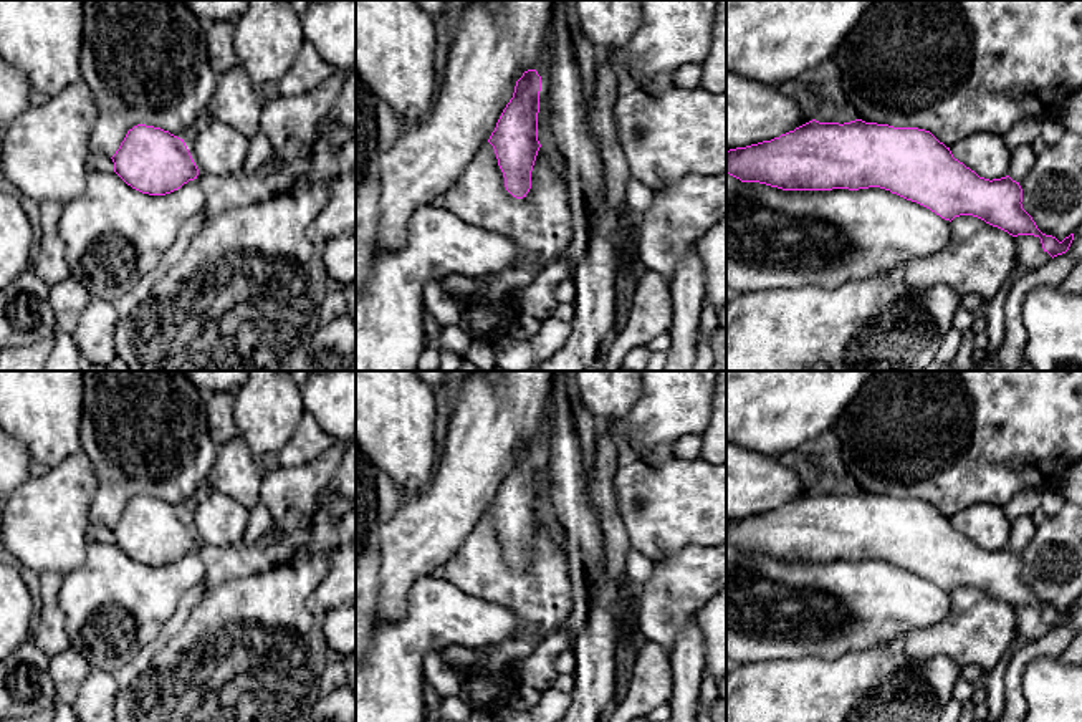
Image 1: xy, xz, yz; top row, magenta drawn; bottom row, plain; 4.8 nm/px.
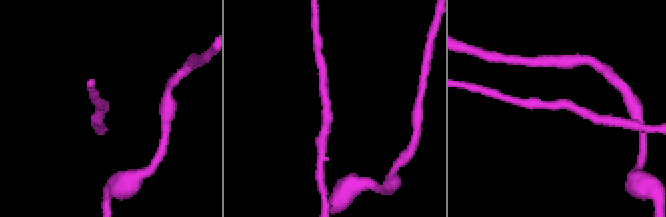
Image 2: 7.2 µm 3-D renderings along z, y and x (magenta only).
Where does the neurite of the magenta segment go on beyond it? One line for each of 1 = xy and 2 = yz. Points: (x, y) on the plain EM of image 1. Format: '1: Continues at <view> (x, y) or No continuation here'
1: No continuation here
2: No continuation here

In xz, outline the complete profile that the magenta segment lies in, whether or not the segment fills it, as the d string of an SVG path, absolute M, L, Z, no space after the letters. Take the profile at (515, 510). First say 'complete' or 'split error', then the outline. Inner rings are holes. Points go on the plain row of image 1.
complete; M528 440L516 452L488 513L493 517L506 561L523 570L531 560L531 542L541 518L538 512L541 447Z

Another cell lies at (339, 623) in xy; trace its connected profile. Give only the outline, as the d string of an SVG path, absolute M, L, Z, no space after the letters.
M356 604L329 609L323 629L331 656L356 652Z

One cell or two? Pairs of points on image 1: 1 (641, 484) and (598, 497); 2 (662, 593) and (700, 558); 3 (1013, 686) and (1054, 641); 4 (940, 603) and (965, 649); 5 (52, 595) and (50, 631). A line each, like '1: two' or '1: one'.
1: two
2: one
3: one
4: two
5: one

